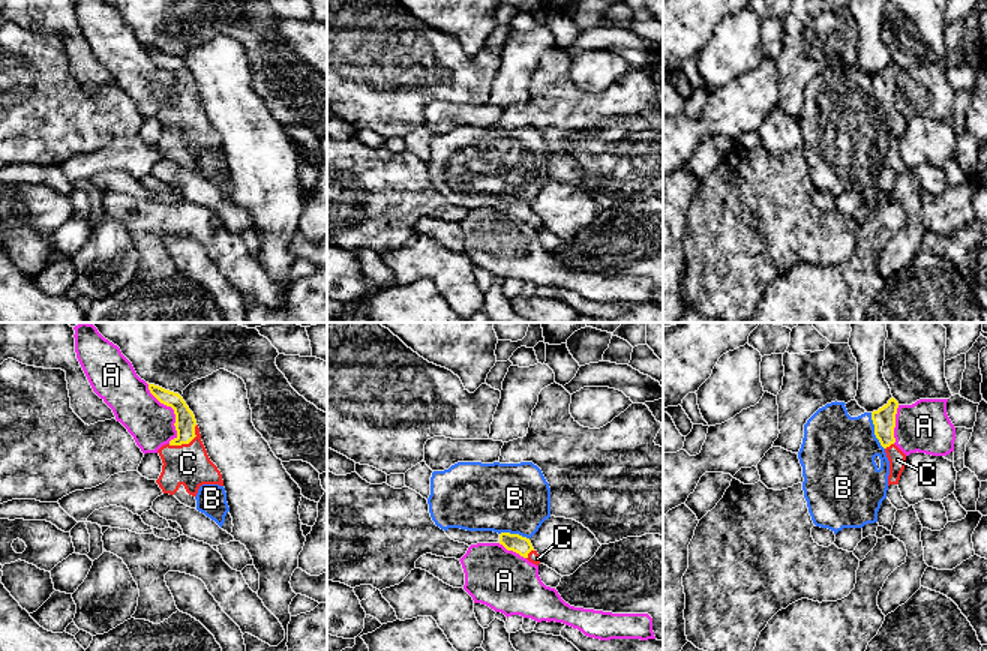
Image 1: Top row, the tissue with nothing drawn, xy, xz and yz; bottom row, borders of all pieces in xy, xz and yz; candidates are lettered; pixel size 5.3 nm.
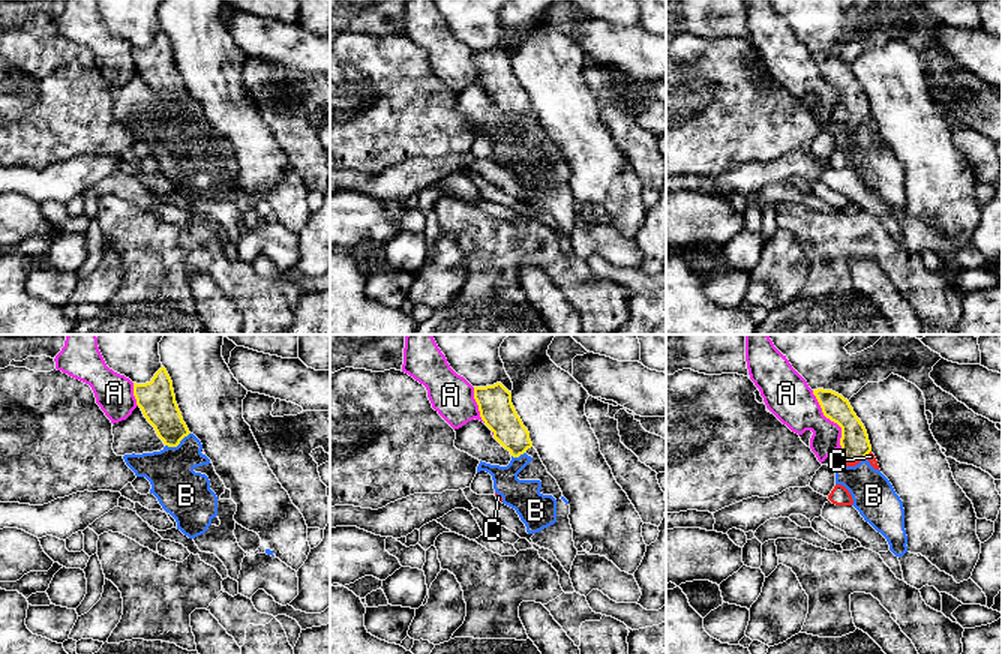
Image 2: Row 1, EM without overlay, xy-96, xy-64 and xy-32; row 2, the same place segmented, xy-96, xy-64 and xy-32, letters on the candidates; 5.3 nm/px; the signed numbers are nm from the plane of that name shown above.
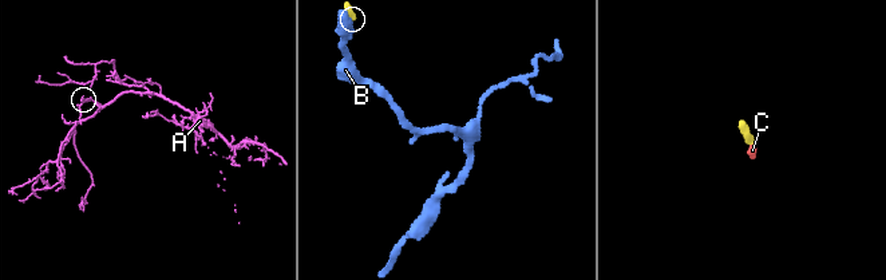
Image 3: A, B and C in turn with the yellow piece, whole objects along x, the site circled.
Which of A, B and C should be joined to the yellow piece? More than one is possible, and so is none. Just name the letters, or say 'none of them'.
C

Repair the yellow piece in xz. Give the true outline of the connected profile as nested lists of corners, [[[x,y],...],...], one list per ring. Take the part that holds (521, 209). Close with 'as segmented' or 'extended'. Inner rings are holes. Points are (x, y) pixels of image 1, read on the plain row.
[[[501,196],[500,208],[502,208],[507,214],[519,218],[536,230],[540,228],[540,220],[526,201],[522,201],[519,198]]]; extended

